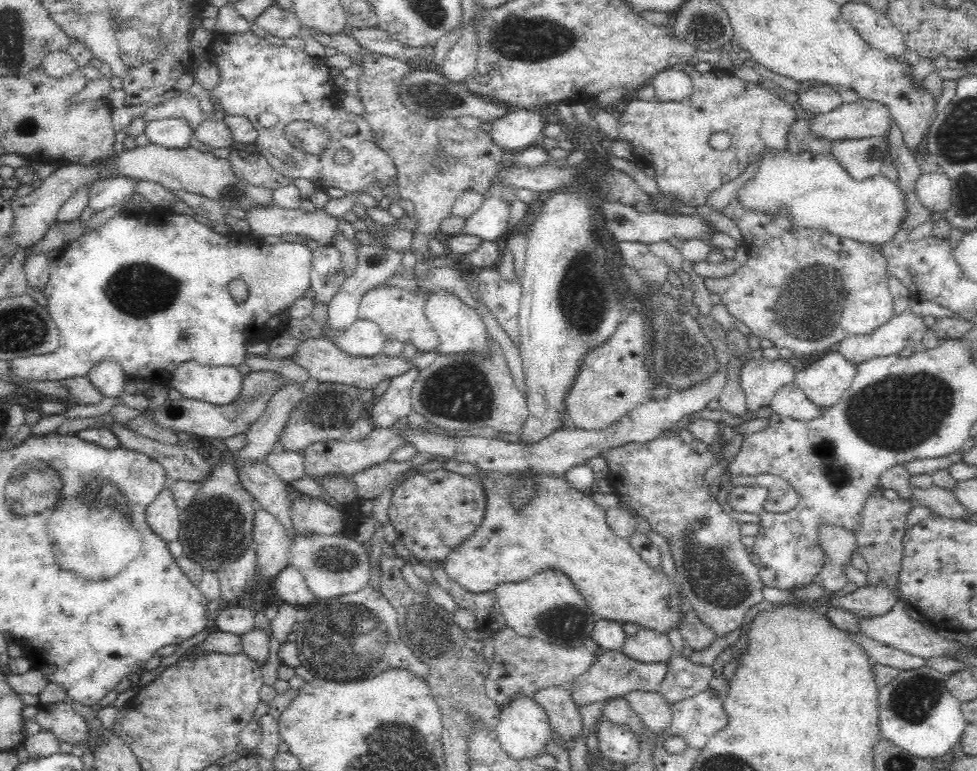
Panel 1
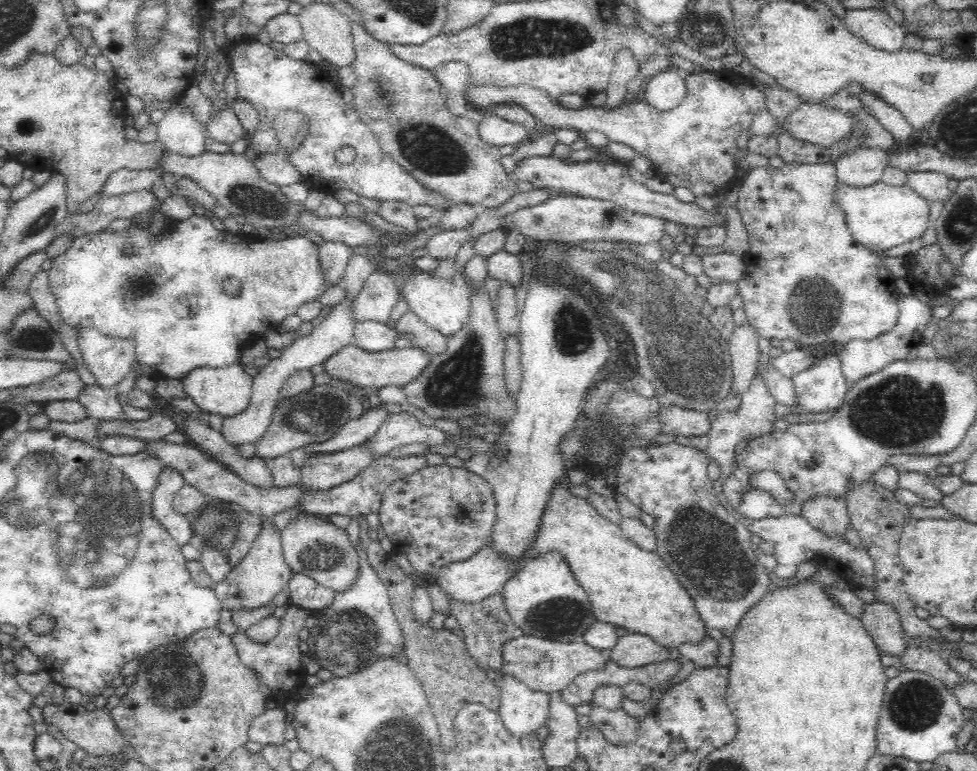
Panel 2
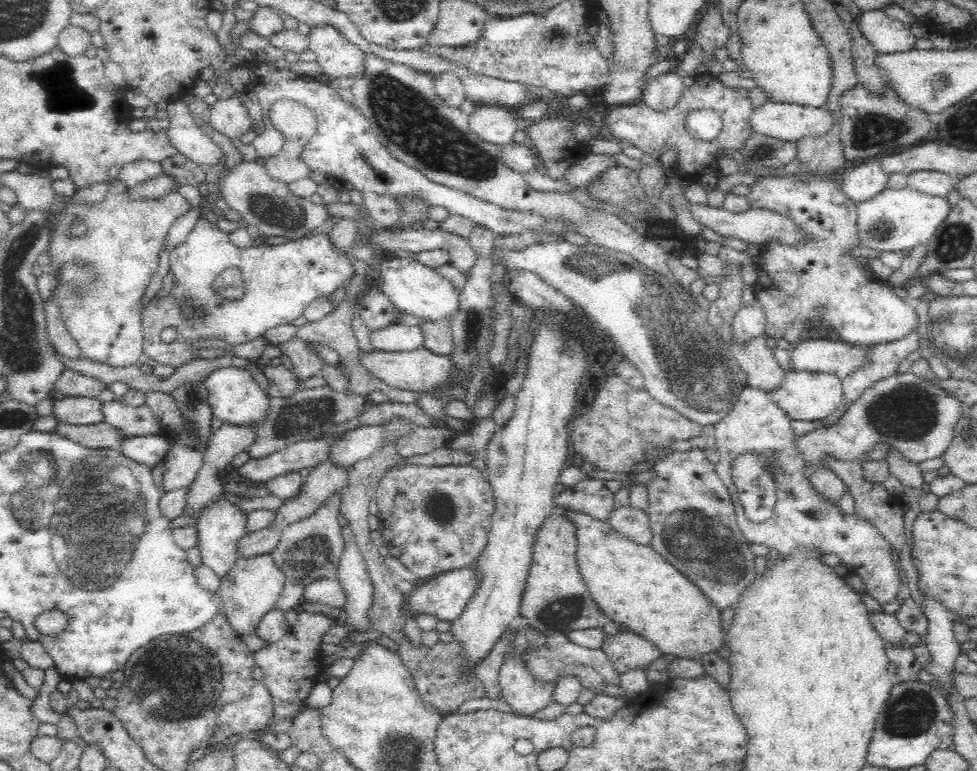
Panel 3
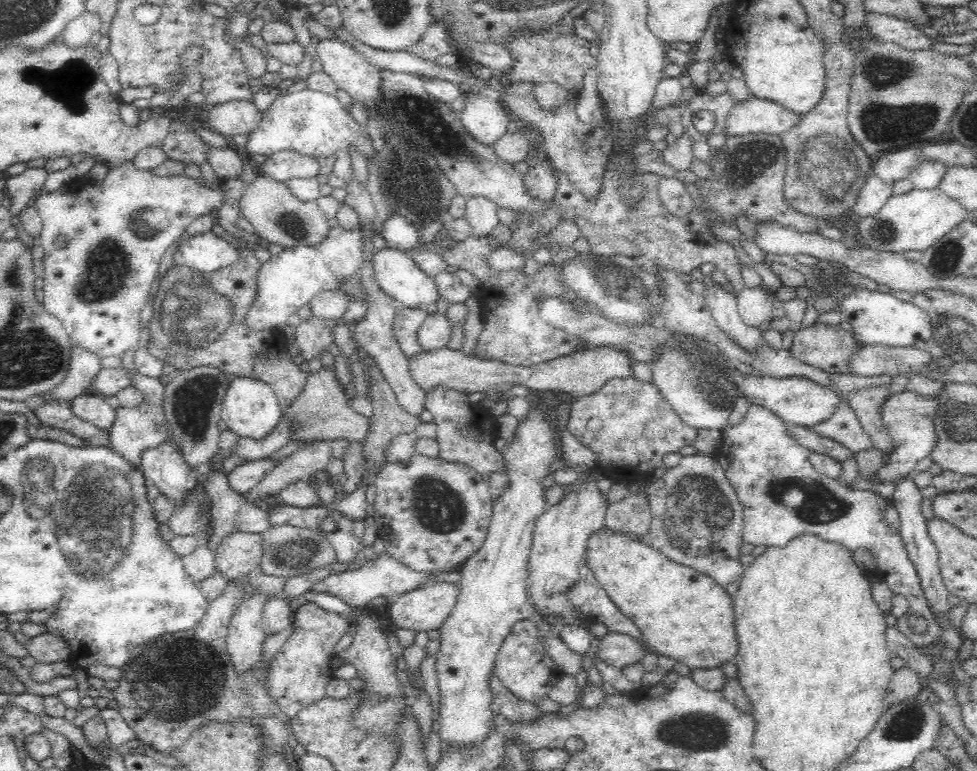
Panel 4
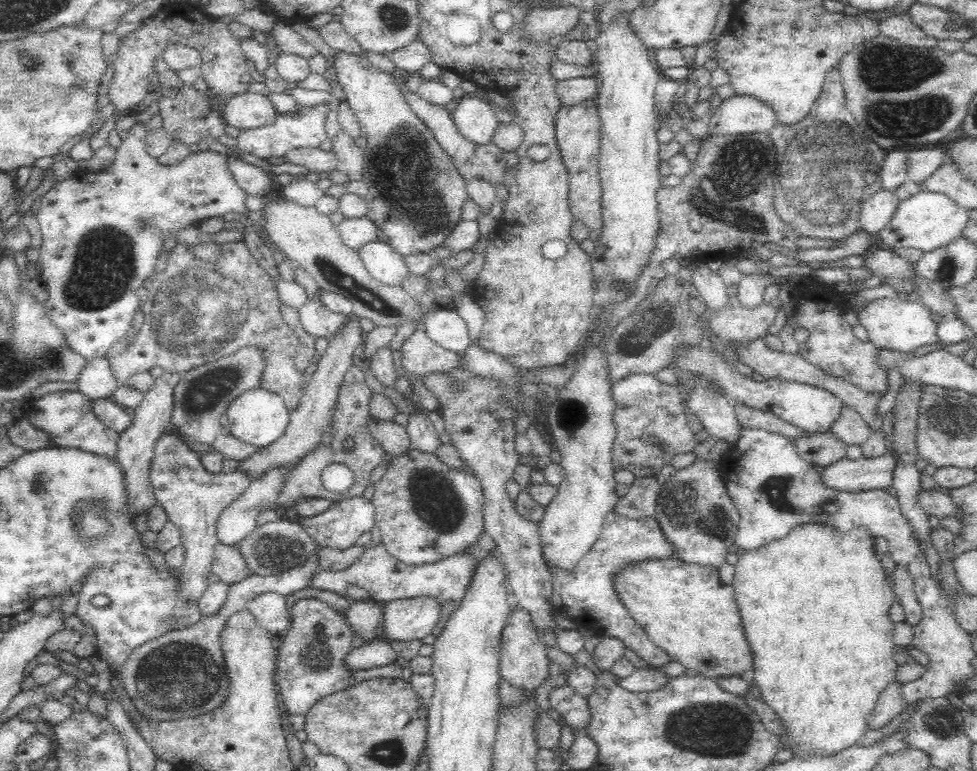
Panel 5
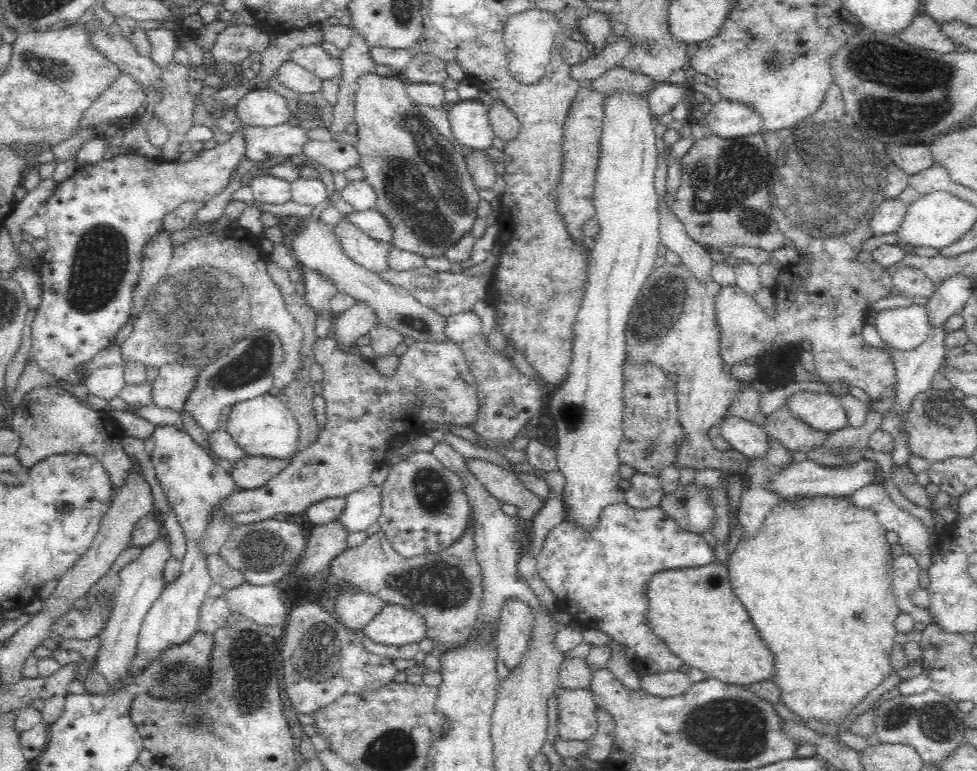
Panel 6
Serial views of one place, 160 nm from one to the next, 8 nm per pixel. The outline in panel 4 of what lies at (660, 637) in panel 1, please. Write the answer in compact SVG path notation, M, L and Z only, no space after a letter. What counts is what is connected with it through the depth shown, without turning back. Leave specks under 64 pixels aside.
M609 632L602 638L595 653L606 664L623 669L632 663L640 663L648 651L643 650L643 643L631 636L618 632Z

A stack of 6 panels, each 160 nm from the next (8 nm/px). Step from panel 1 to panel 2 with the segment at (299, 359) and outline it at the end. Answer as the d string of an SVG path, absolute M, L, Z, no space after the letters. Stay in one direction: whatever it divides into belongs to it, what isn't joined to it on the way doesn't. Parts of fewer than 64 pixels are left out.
M354 344L346 345L330 358L322 362L322 372L326 372L330 378L337 378L346 382L352 382L356 386L368 390L378 389L382 386L404 386L410 380L418 378L426 364L430 362L430 355L426 354L416 345L404 349L388 349L382 352L366 352Z

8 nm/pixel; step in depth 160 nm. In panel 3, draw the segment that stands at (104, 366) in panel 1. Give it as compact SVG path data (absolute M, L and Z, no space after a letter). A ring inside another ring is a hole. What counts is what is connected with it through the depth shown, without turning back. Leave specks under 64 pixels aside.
M114 178L113 182L109 183L108 193L103 202L94 204L94 206L68 203L57 220L58 226L56 226L56 230L52 234L53 240L50 241L50 246L47 248L52 261L49 271L54 275L58 274L60 264L66 264L66 262L71 262L71 264L83 262L85 266L89 264L95 270L97 281L89 286L89 291L83 297L68 287L62 287L60 283L54 289L53 297L59 304L67 329L78 343L82 356L102 364L108 364L111 367L135 365L143 352L140 320L141 296L150 282L152 273L158 266L158 254L164 246L167 231L172 226L172 222L182 214L188 213L188 208L190 208L190 203L178 191L172 191L166 196L162 195L156 200L138 199L132 201L126 195L128 190L129 188L124 186L124 183L115 182ZM76 218L83 220L88 230L80 238L69 238L67 236L68 226Z

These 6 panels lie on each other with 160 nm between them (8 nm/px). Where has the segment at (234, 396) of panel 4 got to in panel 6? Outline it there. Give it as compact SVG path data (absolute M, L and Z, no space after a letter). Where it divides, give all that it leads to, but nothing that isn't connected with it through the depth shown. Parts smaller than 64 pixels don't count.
M269 392L233 404L226 418L227 432L246 455L268 457L270 459L290 459L298 452L299 425L292 414L277 396Z

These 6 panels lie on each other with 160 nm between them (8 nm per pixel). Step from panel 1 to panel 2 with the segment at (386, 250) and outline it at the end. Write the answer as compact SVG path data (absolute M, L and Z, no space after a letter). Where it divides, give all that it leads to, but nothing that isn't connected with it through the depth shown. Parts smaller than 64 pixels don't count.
M346 293L343 300L330 306L328 314L312 329L308 336L296 338L288 348L281 350L279 357L273 358L263 369L258 371L257 375L253 377L250 404L242 412L223 420L221 434L228 443L238 447L242 444L256 443L262 439L269 428L280 389L290 378L290 375L308 369L310 366L322 364L326 358L330 358L341 348L351 344L355 324L358 321L353 302L354 298L350 298Z

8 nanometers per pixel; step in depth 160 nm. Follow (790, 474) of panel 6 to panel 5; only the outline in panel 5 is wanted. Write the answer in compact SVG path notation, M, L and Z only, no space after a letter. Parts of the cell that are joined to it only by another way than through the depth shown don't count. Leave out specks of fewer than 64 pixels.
M888 450L872 460L848 460L822 470L826 487L838 491L861 492L887 489L893 483L893 474L898 464L898 455Z

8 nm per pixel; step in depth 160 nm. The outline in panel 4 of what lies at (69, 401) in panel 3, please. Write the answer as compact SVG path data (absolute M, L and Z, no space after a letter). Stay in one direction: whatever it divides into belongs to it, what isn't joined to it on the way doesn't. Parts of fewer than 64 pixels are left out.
M81 394L70 400L74 415L95 428L108 430L114 422L114 408L98 394Z

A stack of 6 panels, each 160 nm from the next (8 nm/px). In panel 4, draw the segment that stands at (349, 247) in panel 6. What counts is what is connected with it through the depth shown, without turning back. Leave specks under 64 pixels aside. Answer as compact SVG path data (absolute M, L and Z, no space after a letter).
M387 247L386 250L375 250L372 253L371 264L379 286L392 299L408 308L434 310L441 298L436 281L434 277L428 276L410 255L398 248Z

